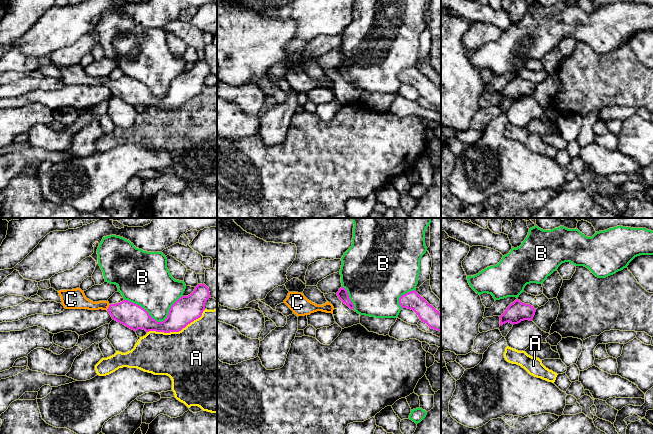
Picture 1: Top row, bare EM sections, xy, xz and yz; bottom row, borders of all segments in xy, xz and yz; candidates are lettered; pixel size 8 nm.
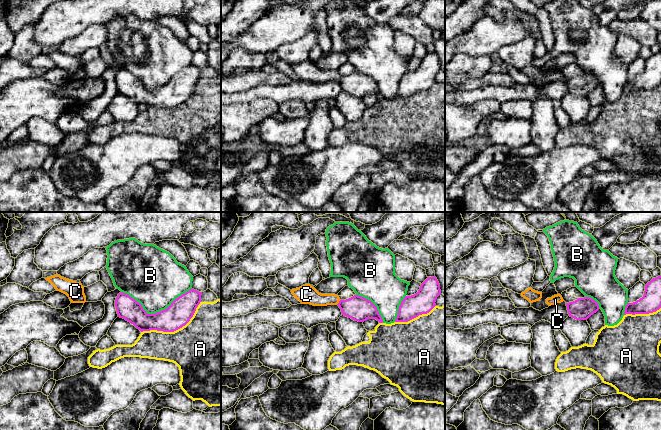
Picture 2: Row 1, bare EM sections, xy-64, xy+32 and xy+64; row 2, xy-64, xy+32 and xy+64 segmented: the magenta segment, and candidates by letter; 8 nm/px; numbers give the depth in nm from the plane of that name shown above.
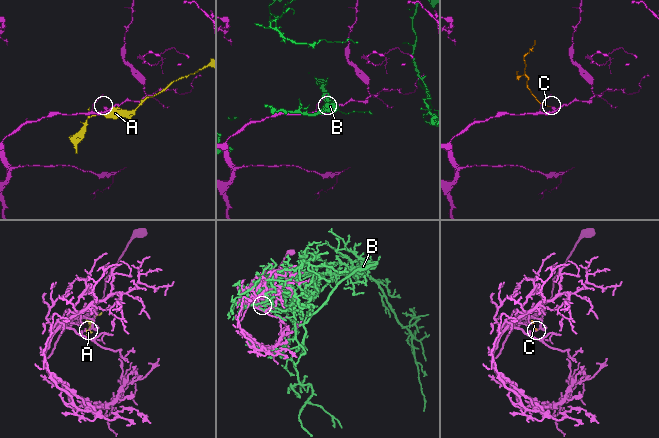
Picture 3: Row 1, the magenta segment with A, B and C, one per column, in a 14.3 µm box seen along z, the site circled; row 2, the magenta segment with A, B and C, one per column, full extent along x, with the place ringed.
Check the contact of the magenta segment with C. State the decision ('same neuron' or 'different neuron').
same neuron

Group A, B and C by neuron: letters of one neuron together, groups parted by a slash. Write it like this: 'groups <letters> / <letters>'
groups A / B / C

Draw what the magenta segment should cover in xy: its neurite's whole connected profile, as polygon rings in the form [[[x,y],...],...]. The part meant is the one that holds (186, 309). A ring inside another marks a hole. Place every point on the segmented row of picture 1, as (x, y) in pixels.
[[[198,284],[188,296],[180,297],[170,308],[167,318],[157,322],[141,306],[128,300],[110,304],[108,301],[93,302],[80,288],[58,291],[65,309],[107,310],[112,319],[137,331],[179,332],[202,316],[205,303],[211,297],[205,284]]]

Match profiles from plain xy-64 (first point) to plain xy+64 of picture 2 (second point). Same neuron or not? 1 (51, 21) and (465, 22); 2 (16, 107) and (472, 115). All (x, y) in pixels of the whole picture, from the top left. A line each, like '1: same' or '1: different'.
1: different
2: same

